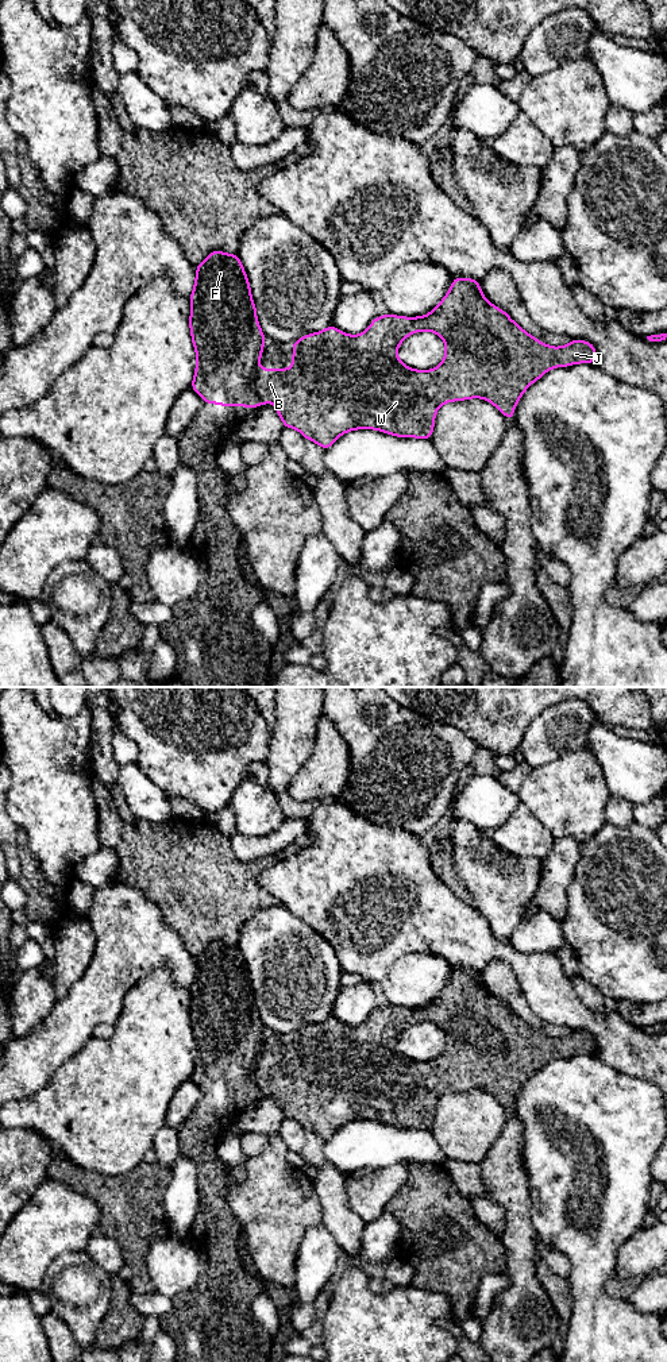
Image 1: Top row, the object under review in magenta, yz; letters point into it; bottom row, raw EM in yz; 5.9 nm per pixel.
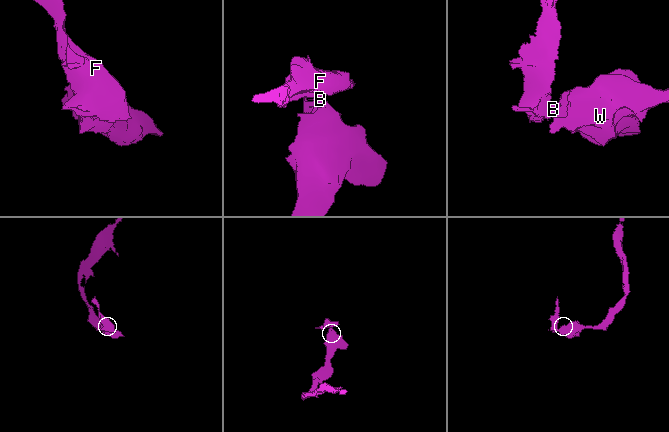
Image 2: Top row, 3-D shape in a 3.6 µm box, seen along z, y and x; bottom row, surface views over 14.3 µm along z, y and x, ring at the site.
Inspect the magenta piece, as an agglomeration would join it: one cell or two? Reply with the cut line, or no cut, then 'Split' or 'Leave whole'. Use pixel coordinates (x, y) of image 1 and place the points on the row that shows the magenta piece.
Split along yz (255, 367), (253, 388), (258, 404). Split

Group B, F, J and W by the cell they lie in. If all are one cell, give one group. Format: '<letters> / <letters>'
B J W / F

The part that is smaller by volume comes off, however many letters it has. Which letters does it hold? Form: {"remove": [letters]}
{"remove": ["F"]}

